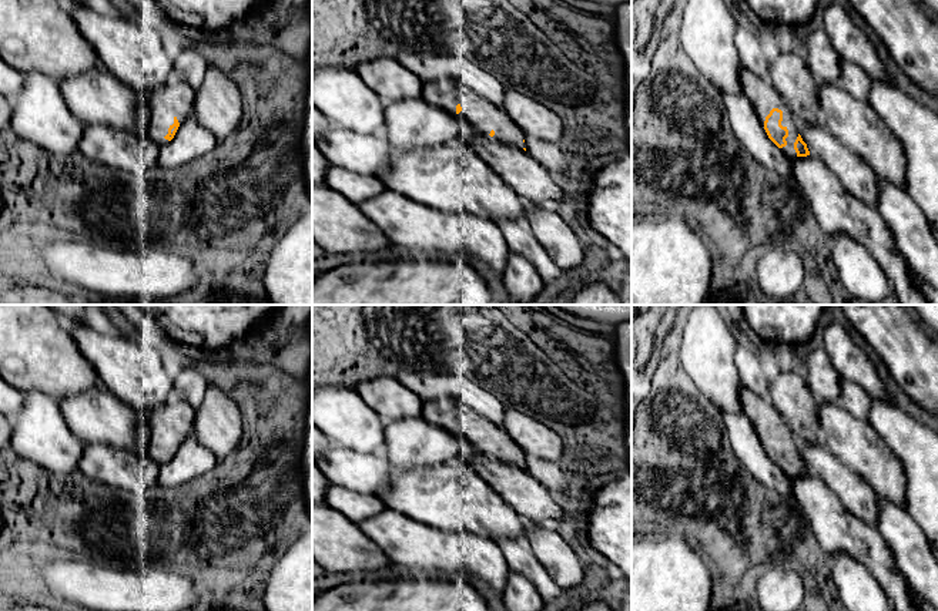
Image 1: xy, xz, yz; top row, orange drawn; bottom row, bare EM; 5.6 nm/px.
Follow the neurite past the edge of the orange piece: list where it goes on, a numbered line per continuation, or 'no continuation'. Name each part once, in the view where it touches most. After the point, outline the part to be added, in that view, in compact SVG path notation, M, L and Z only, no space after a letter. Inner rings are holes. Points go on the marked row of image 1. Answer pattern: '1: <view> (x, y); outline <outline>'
1: yz (761, 94); outline M744 67L740 71L740 81L743 88L743 95L750 101L756 108L757 117L764 128L766 117L773 108L783 111L781 125L788 130L788 137L785 138L787 145L781 151L791 160L797 158L794 150L794 142L800 134L798 125L794 122L790 108L785 101L781 98L780 93L773 87L770 81L764 81L757 75L751 74Z

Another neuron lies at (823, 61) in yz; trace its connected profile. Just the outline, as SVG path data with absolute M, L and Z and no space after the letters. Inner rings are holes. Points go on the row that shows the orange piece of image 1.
M817 28L808 36L807 57L804 60L818 84L840 84L841 58L834 51L823 28Z

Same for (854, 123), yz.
M820 85L823 125L854 151L877 177L904 189L905 152L900 140L867 103L840 85Z

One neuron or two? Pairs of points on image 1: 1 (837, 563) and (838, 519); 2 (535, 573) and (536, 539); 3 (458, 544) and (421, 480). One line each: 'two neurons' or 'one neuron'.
1: two neurons
2: two neurons
3: two neurons

